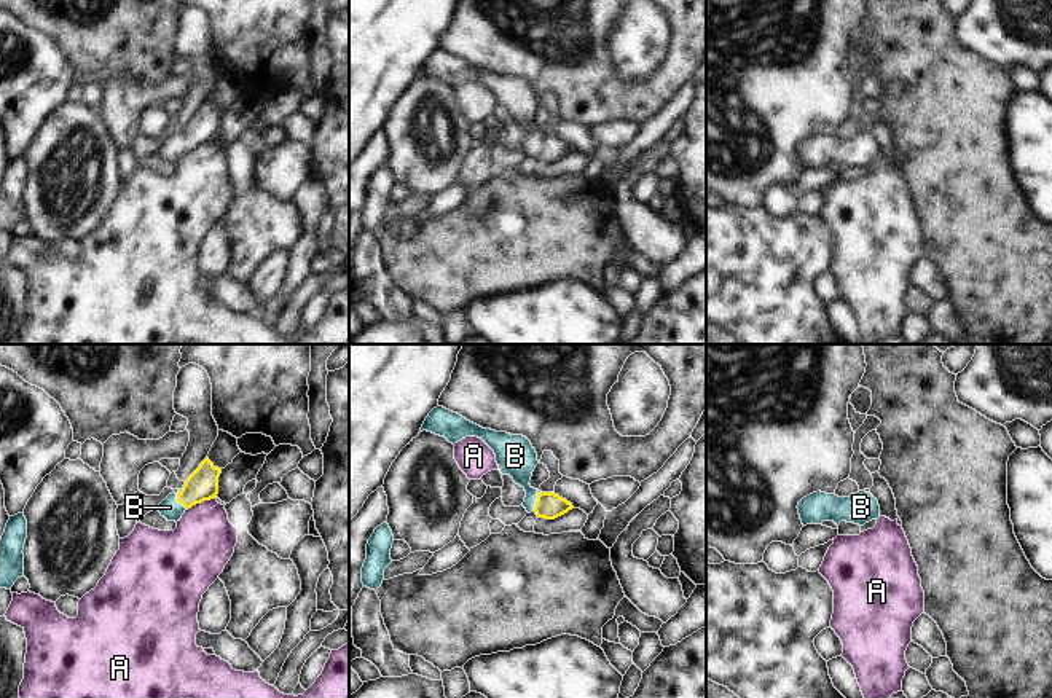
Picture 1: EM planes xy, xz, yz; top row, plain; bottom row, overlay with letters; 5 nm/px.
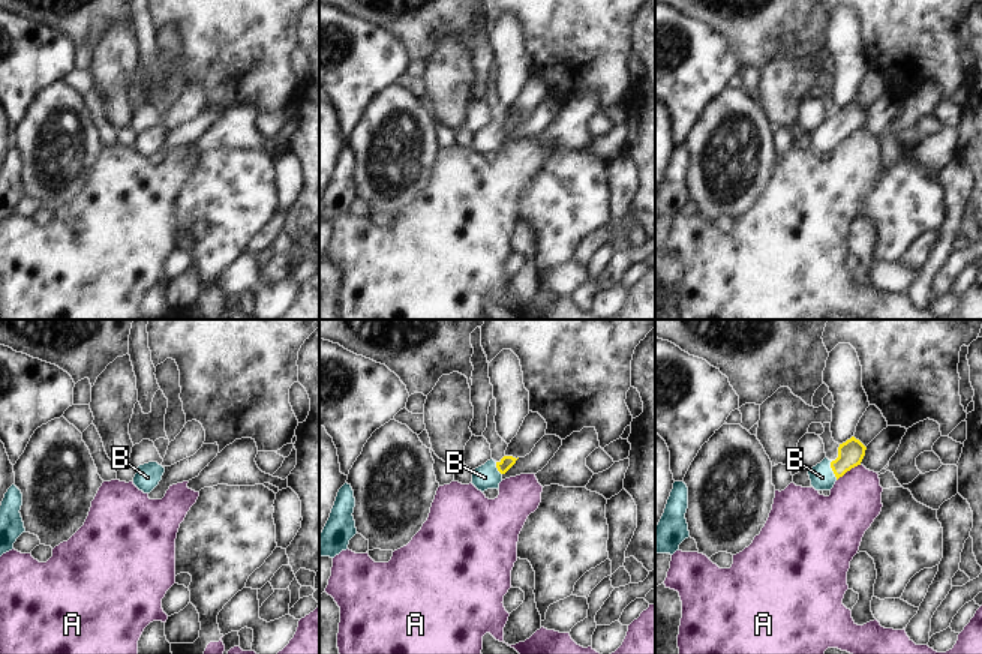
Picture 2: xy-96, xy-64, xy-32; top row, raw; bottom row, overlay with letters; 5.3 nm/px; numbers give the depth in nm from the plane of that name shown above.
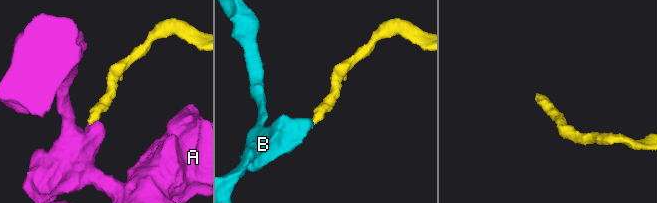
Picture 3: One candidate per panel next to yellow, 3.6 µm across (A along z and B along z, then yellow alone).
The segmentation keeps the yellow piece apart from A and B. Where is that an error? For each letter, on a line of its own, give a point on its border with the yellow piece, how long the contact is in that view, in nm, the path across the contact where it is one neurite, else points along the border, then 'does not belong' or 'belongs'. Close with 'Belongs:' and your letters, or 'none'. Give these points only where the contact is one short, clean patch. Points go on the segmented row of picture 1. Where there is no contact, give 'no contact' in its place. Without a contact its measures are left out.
A: contact xy (200, 502); length 160 nm; border xy (214, 496), (193, 504), (187, 510); does not belong
B: contact xy (179, 502); length 100 nm; way xy (203, 485), (179, 502), (169, 507); belongs
Belongs: B

